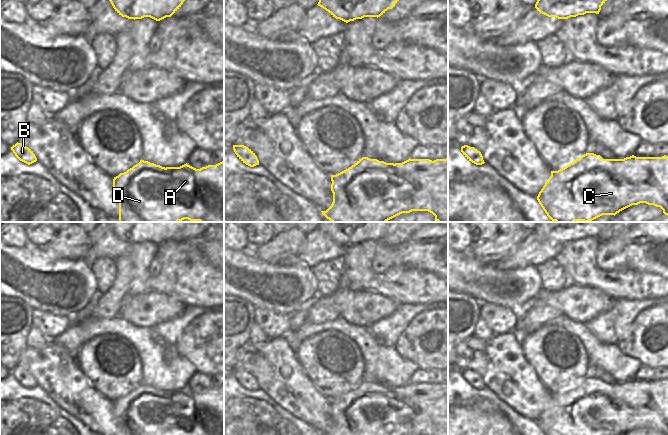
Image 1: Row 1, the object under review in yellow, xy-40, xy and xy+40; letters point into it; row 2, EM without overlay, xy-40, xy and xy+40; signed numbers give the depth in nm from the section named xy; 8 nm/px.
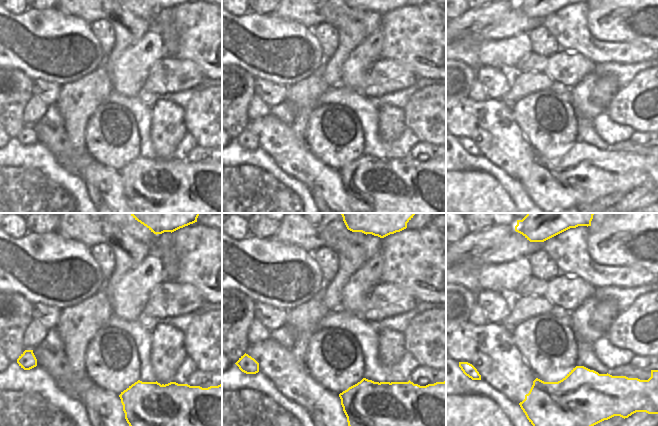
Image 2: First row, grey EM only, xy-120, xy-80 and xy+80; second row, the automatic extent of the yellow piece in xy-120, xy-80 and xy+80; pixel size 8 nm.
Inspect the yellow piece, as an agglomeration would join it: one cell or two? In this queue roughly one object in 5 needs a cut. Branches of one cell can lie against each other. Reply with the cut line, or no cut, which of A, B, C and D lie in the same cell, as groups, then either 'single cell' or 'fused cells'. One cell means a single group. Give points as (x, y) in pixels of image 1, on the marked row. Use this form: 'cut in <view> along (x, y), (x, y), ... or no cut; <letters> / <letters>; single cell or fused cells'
no cut; A B C D; single cell

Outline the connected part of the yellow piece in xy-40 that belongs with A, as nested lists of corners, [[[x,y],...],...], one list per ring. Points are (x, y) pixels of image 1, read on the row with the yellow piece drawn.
[[[141,159],[138,164],[114,177],[113,188],[119,202],[119,222],[179,222],[184,219],[199,222],[224,222],[224,161],[196,169],[187,163],[180,167],[165,168]]]

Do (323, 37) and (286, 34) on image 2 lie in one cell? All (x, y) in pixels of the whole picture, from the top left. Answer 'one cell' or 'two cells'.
two cells

